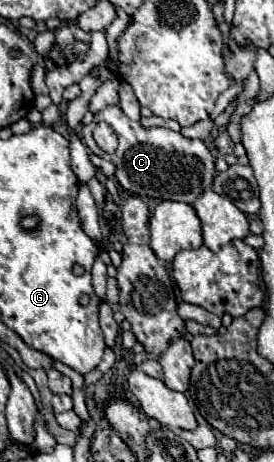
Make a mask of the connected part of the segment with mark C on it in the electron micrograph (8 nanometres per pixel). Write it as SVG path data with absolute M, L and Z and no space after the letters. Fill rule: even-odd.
M109 106L103 112L95 114L93 124L83 128L83 142L99 158L115 162L117 164L115 178L119 180L119 184L125 190L141 196L193 204L203 192L211 190L215 178L215 156L211 154L211 150L203 140L189 140L169 128L143 128L139 122L131 122L117 106ZM99 122L107 122L117 134L119 146L115 154L103 152L93 140L93 126Z

